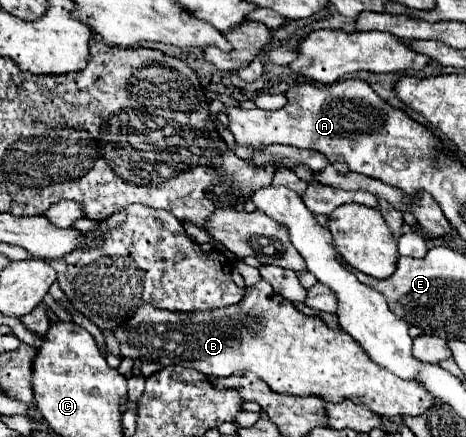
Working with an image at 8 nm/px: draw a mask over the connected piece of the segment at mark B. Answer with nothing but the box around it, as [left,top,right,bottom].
[122,280,442,418]

